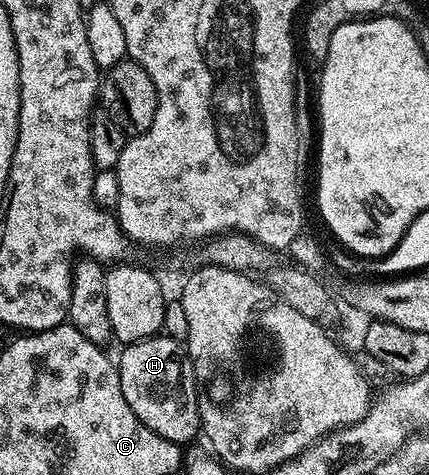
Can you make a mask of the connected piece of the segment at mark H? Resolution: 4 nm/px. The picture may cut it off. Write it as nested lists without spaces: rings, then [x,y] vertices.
[[[159,334],[125,345],[121,351],[122,357],[116,360],[120,386],[136,418],[148,430],[160,434],[160,438],[168,438],[179,446],[189,445],[193,441],[190,439],[199,435],[201,414],[198,412],[200,392],[185,347],[171,336]]]

